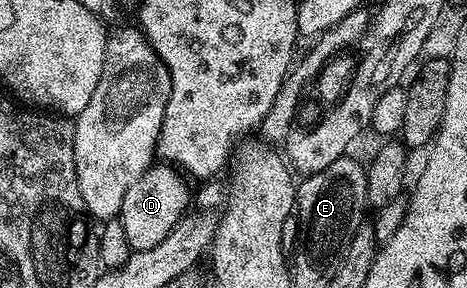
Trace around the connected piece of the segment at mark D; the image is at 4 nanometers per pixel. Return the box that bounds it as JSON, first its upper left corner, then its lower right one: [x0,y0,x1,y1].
[117,163,193,251]

